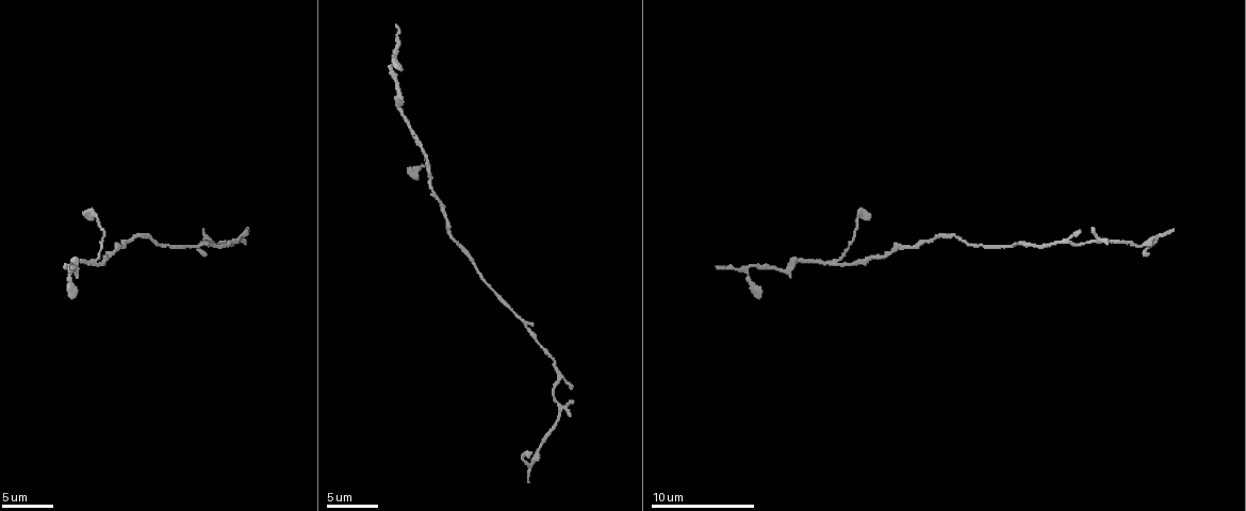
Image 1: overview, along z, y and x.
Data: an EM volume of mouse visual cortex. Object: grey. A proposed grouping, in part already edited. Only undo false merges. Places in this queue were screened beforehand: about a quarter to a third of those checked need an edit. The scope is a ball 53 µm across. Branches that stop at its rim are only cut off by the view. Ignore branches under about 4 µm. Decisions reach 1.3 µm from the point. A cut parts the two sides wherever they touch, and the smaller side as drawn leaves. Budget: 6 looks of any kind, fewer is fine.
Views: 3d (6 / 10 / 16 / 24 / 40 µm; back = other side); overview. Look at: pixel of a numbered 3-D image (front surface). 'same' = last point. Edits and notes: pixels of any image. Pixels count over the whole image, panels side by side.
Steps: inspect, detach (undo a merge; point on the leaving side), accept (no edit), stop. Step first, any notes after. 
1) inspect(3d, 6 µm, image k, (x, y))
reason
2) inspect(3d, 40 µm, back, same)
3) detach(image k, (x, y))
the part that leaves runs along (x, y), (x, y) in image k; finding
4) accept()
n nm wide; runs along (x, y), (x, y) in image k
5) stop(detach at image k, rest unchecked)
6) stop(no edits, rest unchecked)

inspect(3d, 10 µm, image 1, (782, 270))
thick turns thin

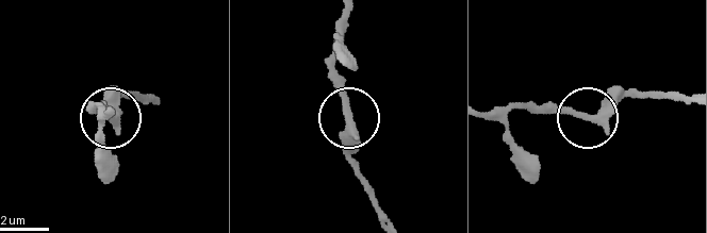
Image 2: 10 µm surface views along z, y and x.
inspect(3d, 10 µm, back, image 2, (586, 117))

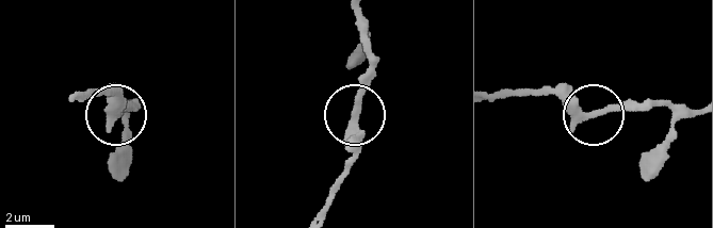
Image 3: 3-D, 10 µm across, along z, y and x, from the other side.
accept()
370 nm wide; runs along (493, 96), (561, 94), (592, 112), (668, 106) in image 3; one neuron here

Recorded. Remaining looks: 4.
inspect(3d, 10 µm, image 1, (952, 237))

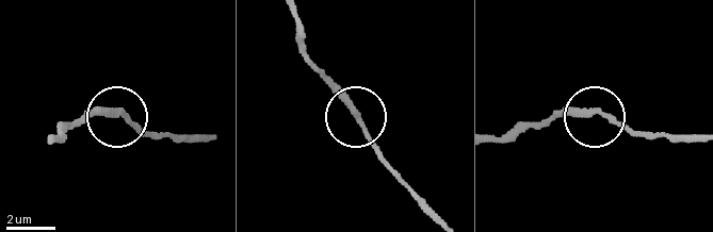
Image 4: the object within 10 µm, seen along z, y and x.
accept()
210 nm wide; continuous, no second neuron

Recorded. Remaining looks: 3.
inspect(3d, 6 µm, image 1, (97, 259))
thin arm on a thick one

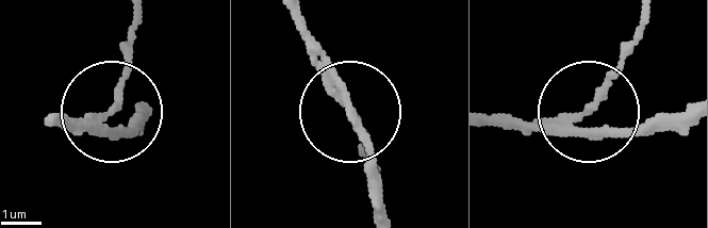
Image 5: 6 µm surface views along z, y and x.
accept()
side arm 6 µm; runs along (148, 111), (128, 132), (111, 115), (128, 44) in image 5; all the same neuron

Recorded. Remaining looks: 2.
stop(no edits, rest unchecked)

